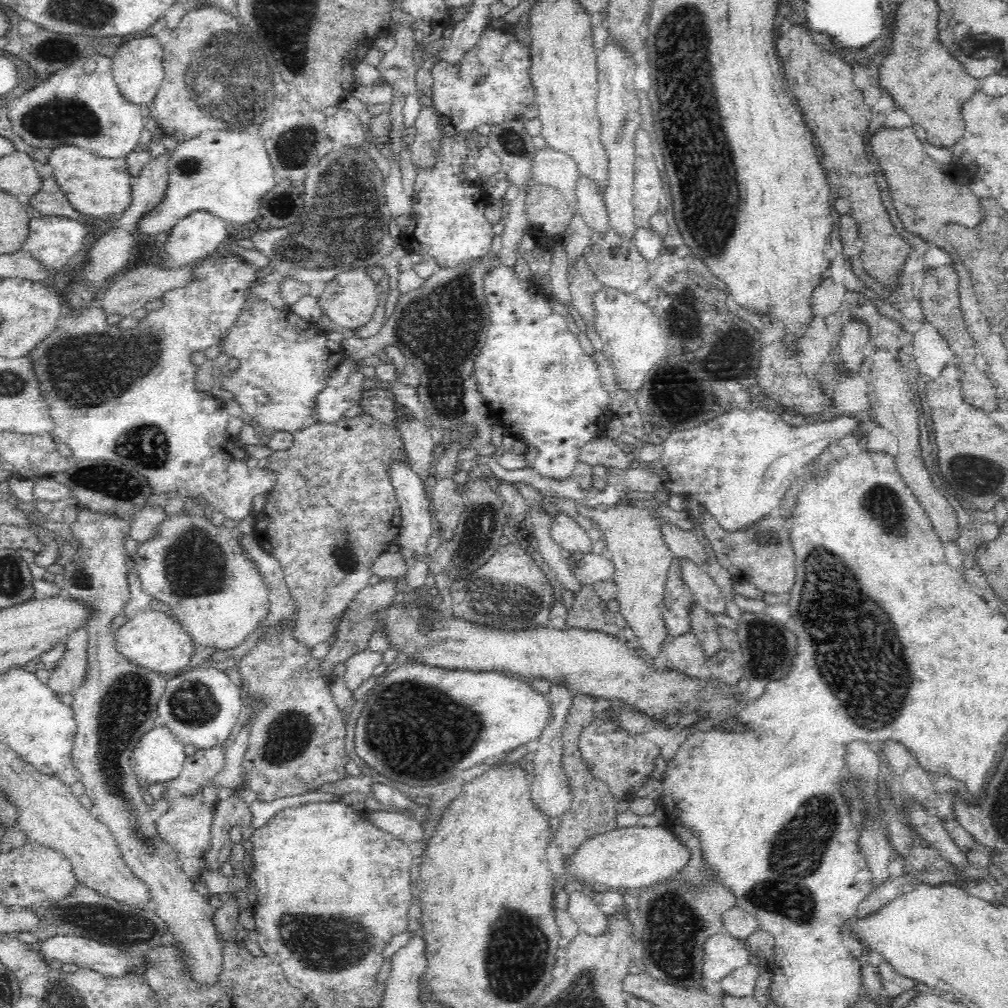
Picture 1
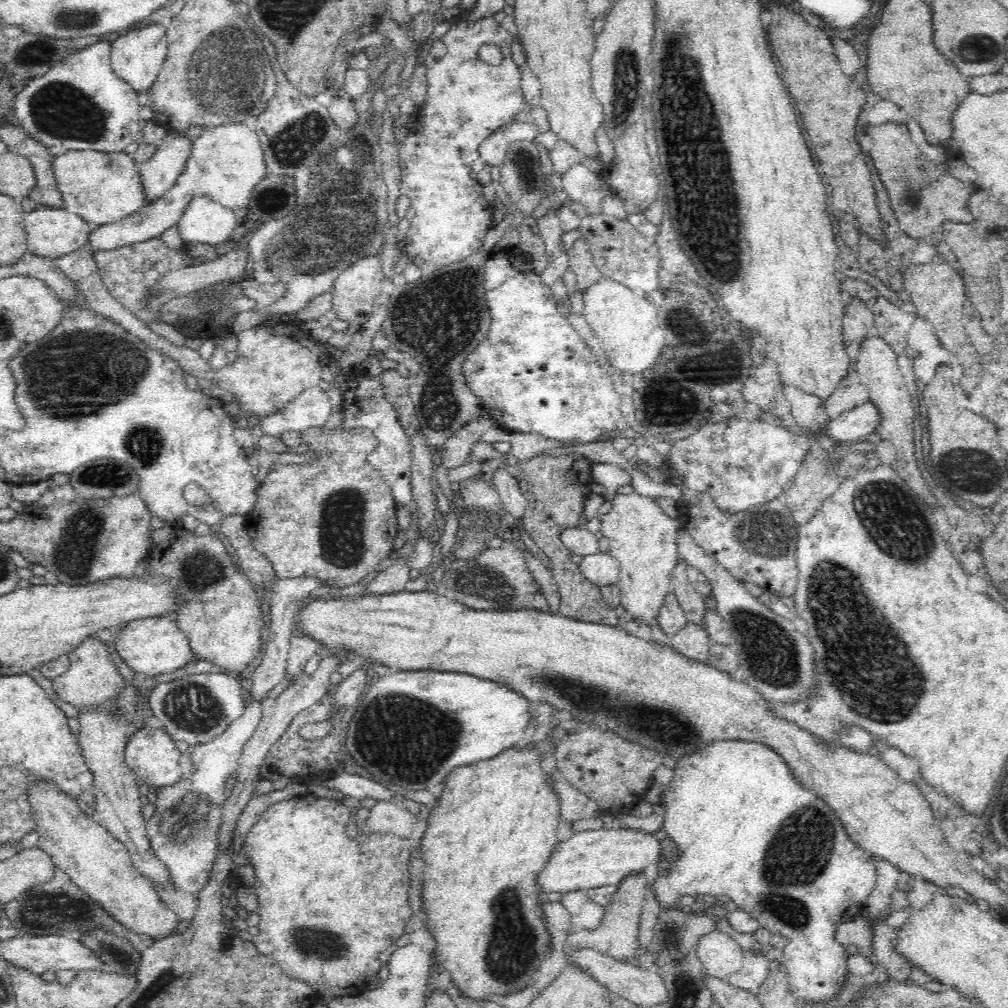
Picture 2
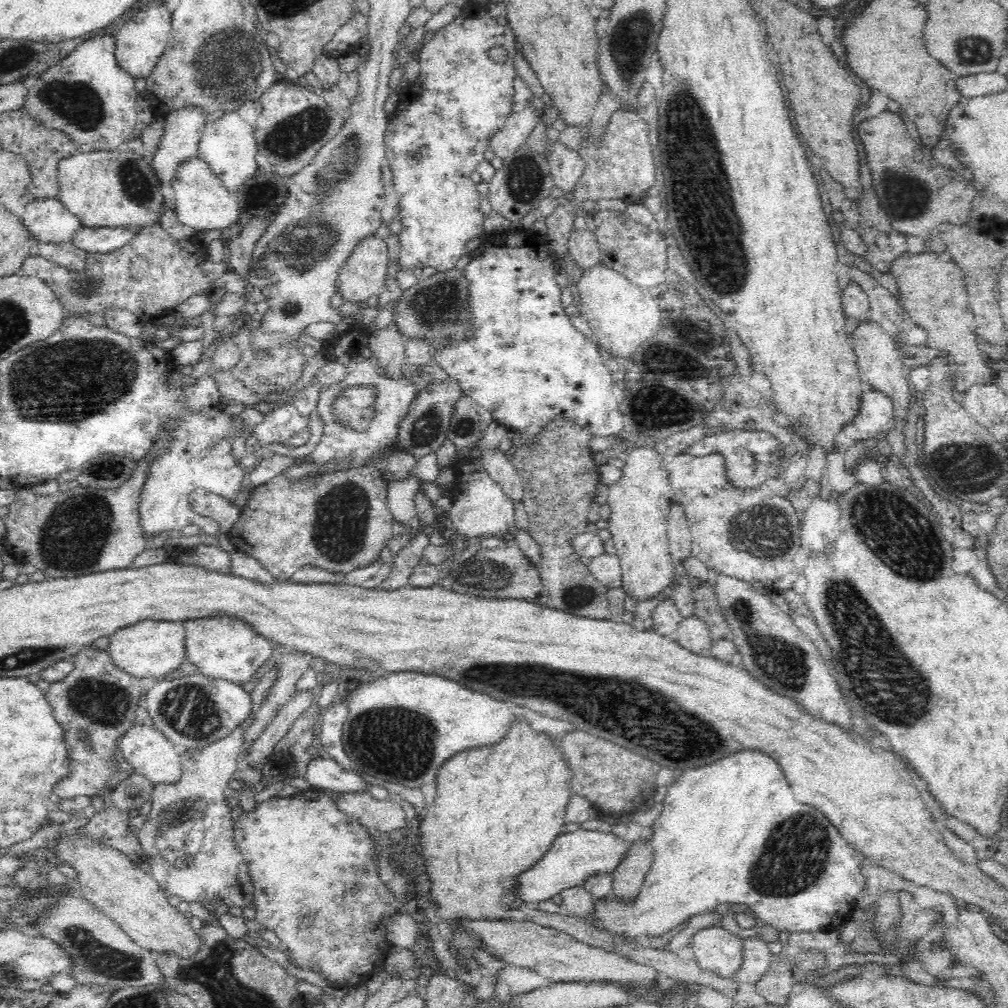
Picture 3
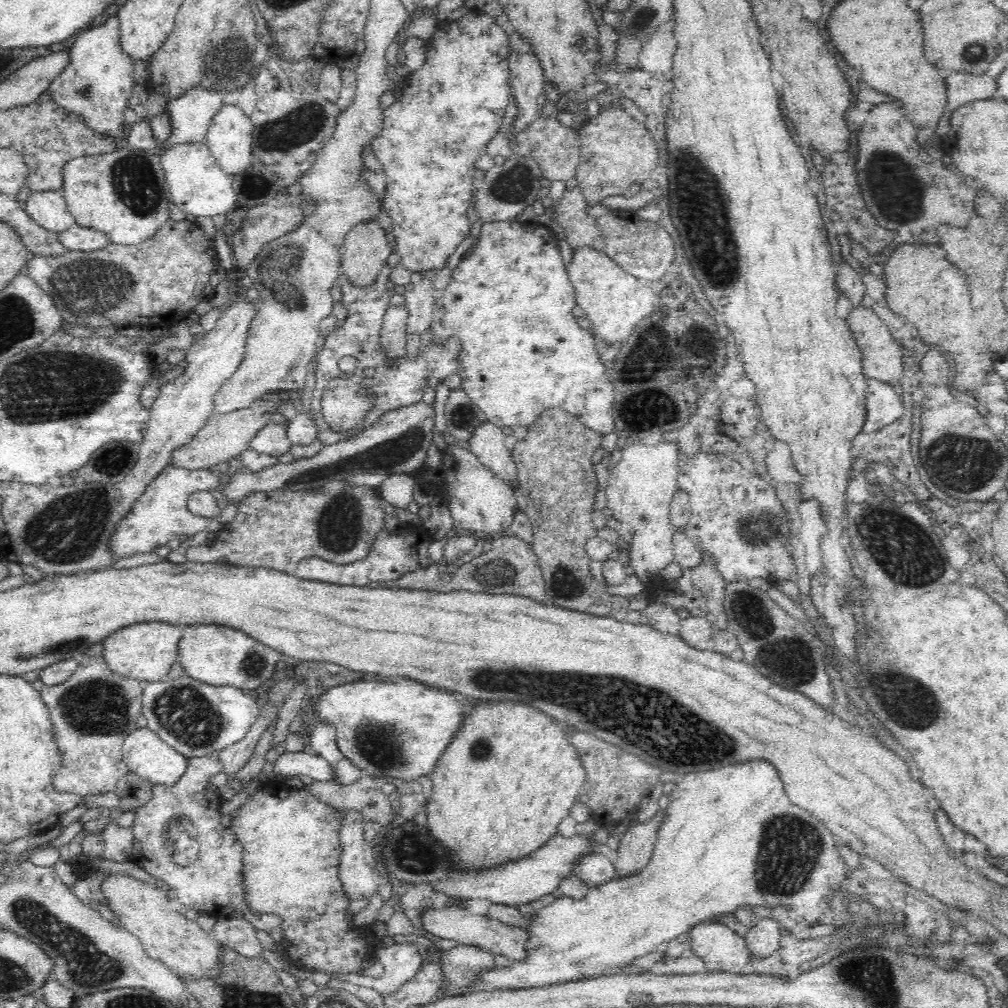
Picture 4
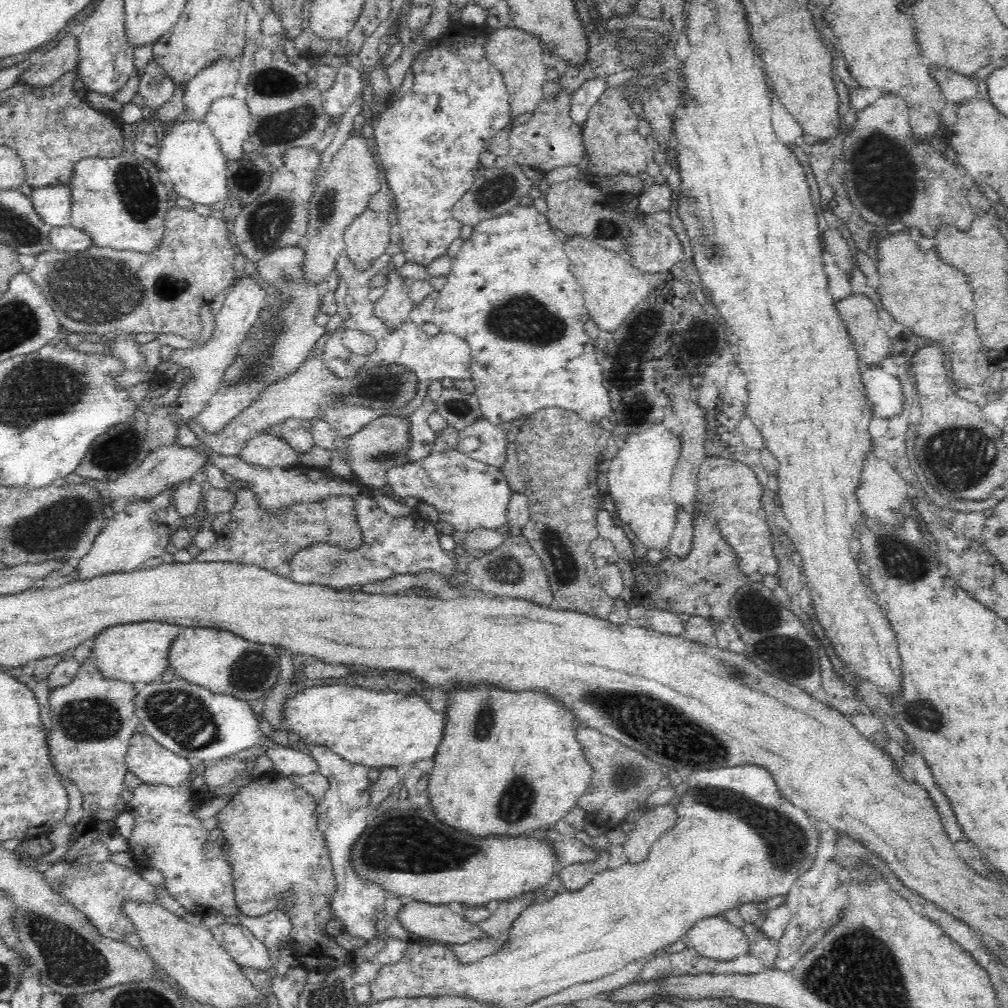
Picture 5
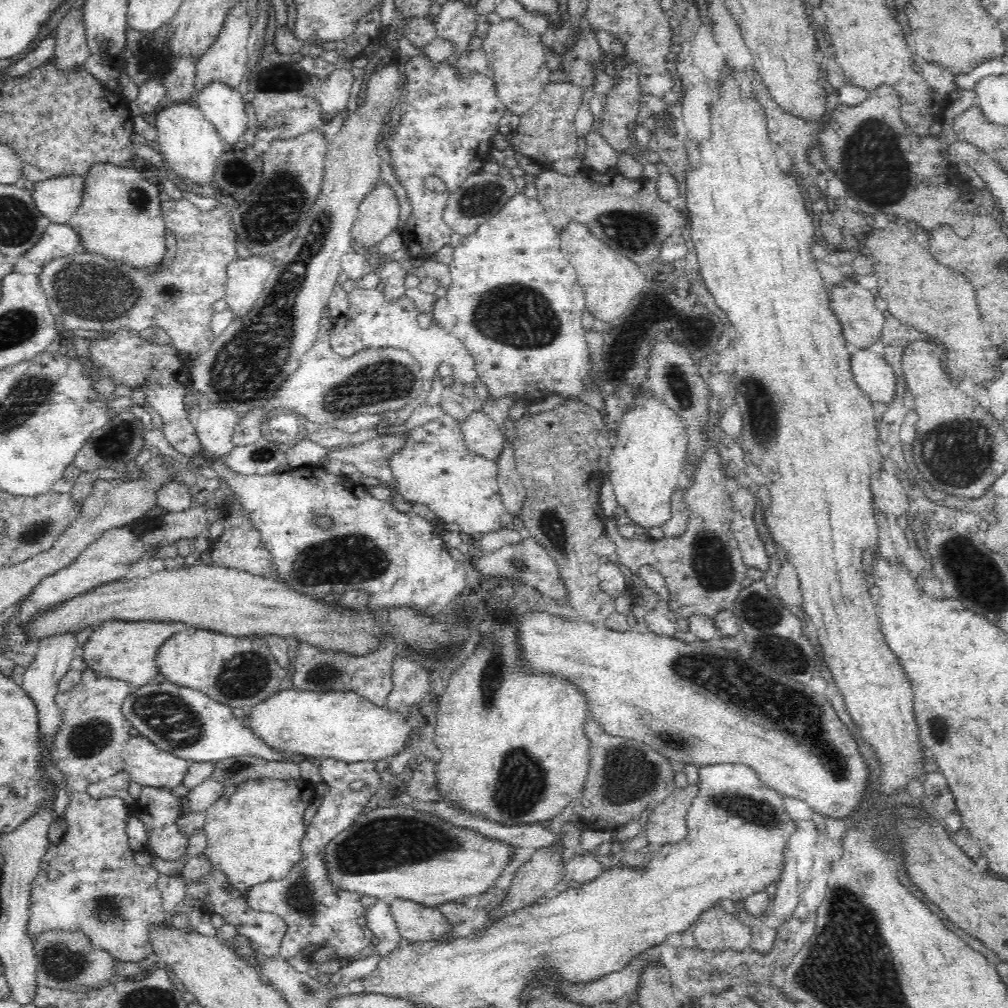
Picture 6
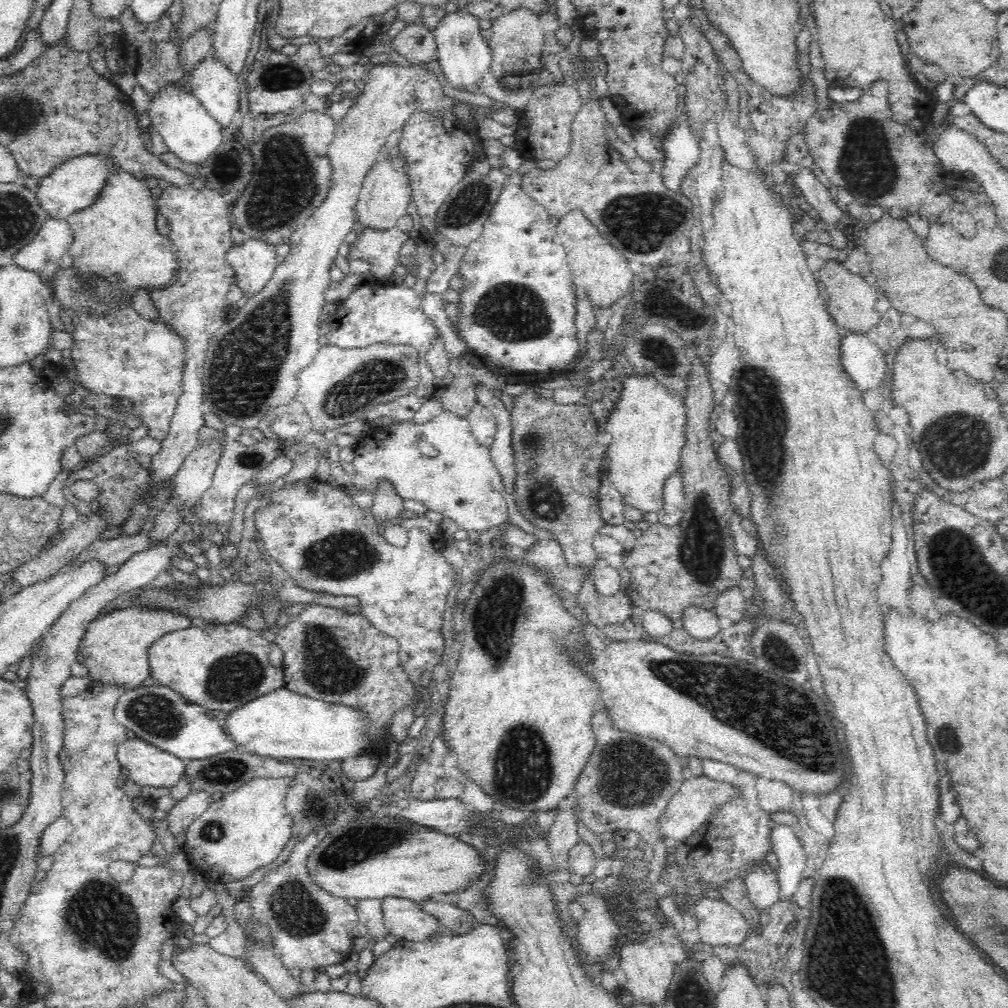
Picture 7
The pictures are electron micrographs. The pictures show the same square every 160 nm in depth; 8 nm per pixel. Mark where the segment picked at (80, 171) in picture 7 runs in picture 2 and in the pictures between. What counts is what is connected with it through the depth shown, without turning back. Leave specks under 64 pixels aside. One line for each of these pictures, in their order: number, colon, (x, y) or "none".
2: (51, 232)
3: (48, 220)
4: (48, 209)
5: (53, 204)
6: (57, 199)

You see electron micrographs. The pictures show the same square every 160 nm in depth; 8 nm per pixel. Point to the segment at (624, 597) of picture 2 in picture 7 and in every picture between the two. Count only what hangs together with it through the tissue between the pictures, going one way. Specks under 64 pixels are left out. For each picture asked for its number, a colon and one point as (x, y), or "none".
3: (640, 502)
4: (640, 488)
5: (639, 476)
6: (645, 466)
7: (647, 435)

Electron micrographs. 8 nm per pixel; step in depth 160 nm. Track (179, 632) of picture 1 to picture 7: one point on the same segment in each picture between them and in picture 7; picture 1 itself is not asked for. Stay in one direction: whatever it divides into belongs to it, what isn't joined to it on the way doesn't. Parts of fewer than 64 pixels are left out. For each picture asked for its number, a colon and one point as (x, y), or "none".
2: (153, 645)
3: (150, 648)
4: (145, 651)
5: (138, 653)
6: (122, 650)
7: (115, 648)

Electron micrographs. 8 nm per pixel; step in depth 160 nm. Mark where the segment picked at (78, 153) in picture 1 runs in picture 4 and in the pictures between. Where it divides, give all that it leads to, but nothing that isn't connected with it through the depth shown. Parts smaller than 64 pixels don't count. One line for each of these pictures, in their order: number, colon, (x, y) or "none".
2: (102, 188)
3: (113, 188)
4: (123, 193)

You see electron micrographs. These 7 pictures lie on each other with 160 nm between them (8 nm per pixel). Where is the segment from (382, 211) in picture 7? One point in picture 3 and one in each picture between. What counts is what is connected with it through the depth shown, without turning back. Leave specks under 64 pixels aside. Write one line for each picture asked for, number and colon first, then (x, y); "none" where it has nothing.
3: (363, 276)
4: (366, 248)
5: (366, 239)
6: (378, 214)

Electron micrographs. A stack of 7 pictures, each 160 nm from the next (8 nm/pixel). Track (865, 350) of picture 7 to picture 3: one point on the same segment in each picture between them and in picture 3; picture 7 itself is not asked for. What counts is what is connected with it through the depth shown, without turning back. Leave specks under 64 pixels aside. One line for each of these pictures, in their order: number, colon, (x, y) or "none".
3: (875, 410)
4: (884, 404)
5: (885, 395)
6: (876, 378)

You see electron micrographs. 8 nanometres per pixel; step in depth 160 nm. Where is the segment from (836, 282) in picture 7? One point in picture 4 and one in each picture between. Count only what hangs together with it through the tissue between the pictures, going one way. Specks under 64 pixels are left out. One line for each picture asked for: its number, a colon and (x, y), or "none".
4: (882, 360)
5: (860, 315)
6: (854, 306)

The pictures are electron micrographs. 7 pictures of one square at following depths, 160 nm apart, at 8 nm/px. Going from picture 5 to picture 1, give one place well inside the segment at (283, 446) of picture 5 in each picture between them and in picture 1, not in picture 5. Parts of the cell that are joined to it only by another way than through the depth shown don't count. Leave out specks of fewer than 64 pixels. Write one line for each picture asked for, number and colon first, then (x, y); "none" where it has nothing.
1: (332, 402)
2: (313, 408)
3: (279, 425)
4: (272, 440)

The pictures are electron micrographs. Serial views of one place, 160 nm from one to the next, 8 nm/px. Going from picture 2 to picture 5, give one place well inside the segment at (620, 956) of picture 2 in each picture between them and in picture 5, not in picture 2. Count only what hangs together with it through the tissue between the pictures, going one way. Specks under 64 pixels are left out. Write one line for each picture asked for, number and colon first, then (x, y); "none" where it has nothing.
3: (628, 878)
4: (635, 850)
5: (648, 828)

